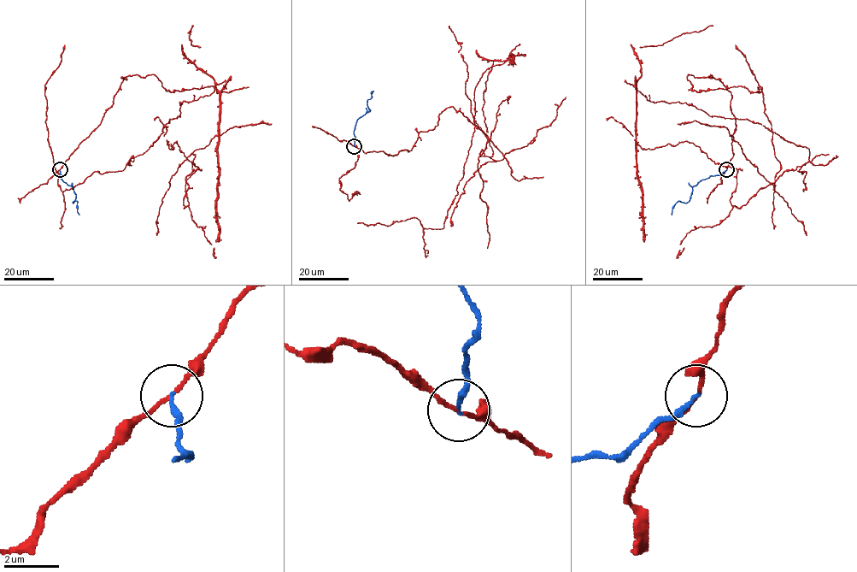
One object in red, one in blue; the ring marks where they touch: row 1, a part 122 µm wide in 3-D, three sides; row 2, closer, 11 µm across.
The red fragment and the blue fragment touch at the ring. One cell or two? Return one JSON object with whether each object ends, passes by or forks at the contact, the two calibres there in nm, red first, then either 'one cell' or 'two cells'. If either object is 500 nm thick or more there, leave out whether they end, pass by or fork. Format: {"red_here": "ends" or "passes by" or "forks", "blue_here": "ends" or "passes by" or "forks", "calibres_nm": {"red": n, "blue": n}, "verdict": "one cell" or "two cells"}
{"red_here": "passes by", "blue_here": "ends", "calibres_nm": {"red": 110, "blue": 190}, "verdict": "two cells"}

